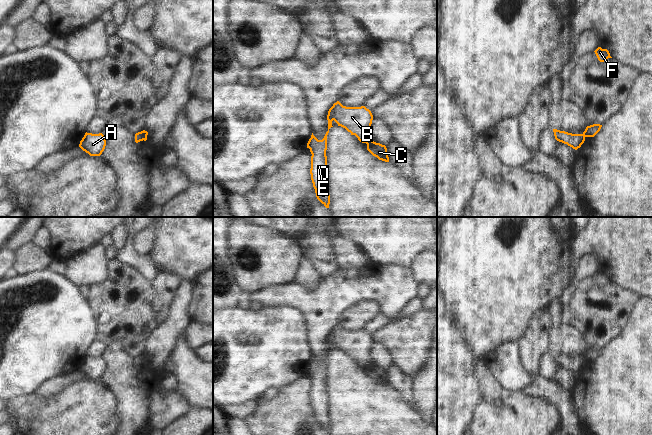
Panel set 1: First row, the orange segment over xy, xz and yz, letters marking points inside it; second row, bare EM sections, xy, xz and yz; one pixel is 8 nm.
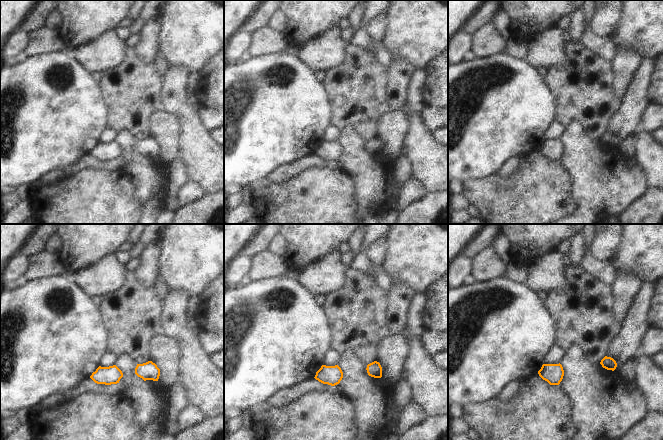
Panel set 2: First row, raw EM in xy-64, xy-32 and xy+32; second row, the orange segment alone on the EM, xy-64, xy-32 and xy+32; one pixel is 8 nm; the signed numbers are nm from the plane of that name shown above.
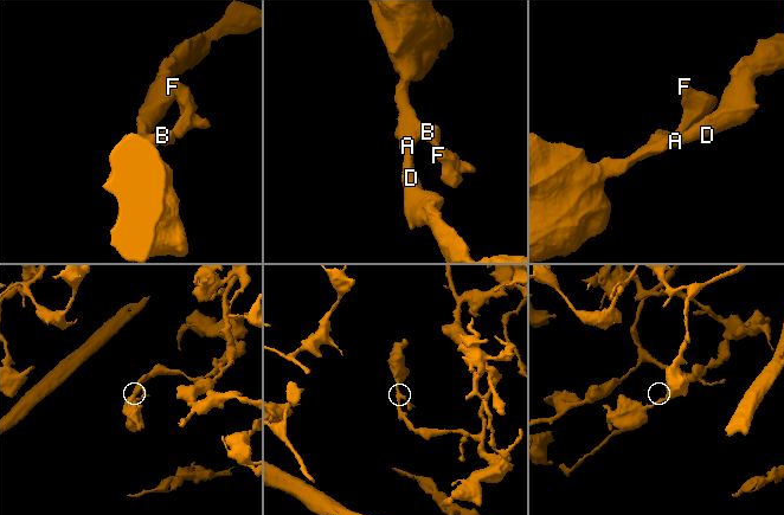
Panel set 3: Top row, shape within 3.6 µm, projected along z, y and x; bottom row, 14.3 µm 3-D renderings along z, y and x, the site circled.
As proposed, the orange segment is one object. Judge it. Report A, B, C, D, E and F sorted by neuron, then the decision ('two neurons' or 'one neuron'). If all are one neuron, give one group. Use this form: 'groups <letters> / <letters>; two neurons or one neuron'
groups A B D E / C F; two neurons

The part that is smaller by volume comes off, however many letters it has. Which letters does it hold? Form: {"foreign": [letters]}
{"foreign": ["C", "F"]}

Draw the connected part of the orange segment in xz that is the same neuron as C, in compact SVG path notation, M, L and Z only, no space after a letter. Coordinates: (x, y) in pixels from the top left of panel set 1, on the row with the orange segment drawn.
M372 140L367 141L367 150L379 160L389 162L388 152L385 145L376 143Z

